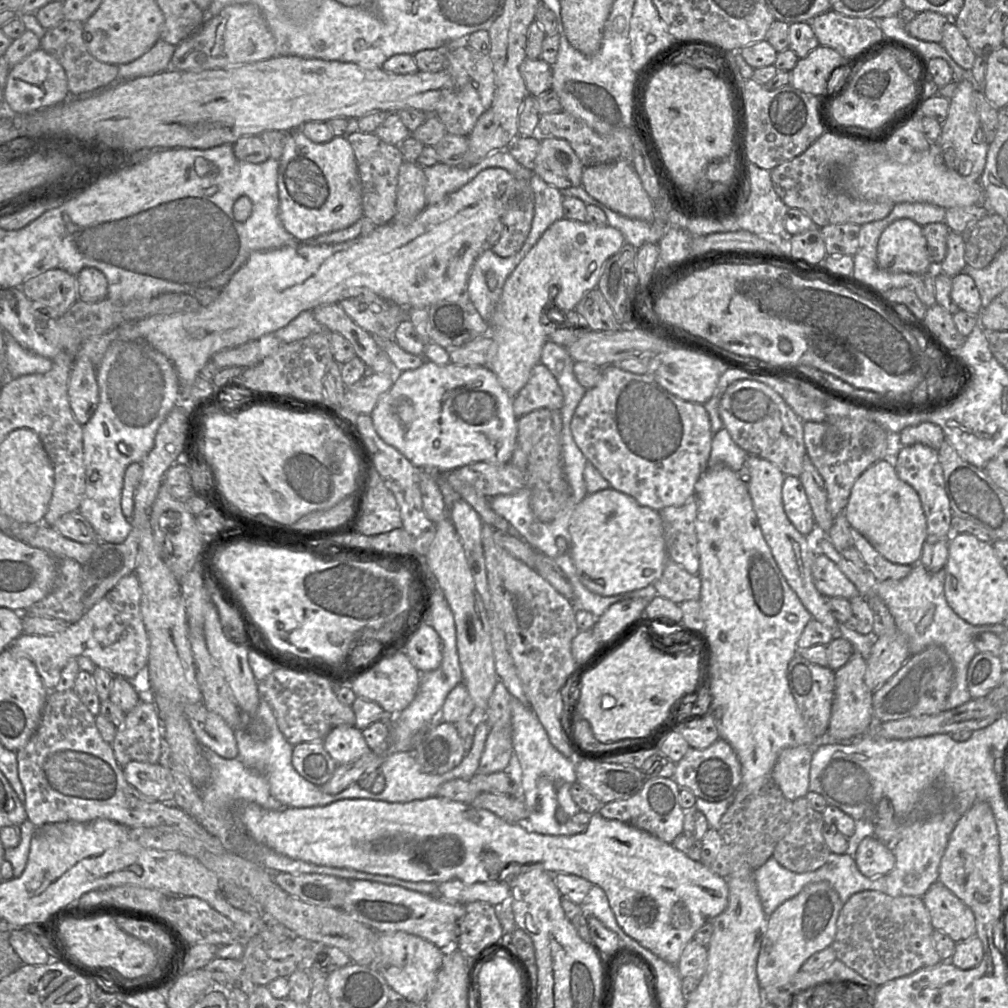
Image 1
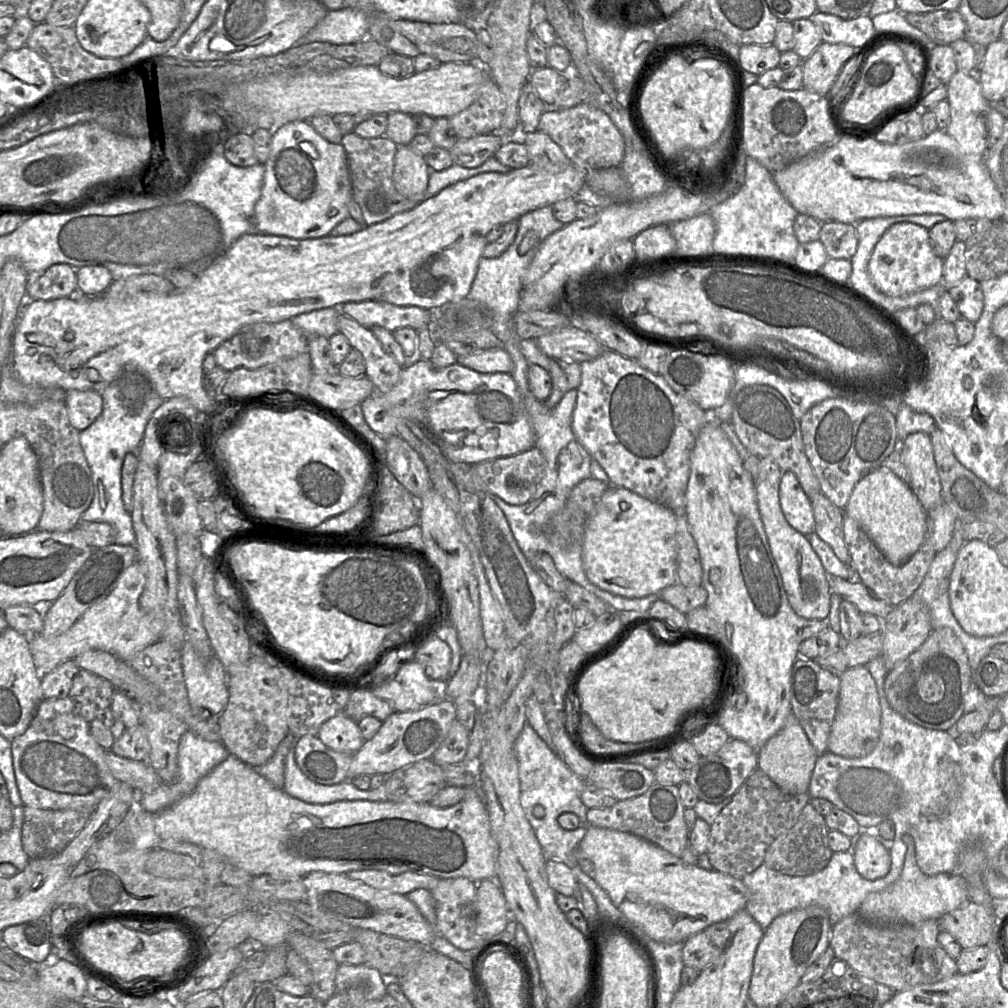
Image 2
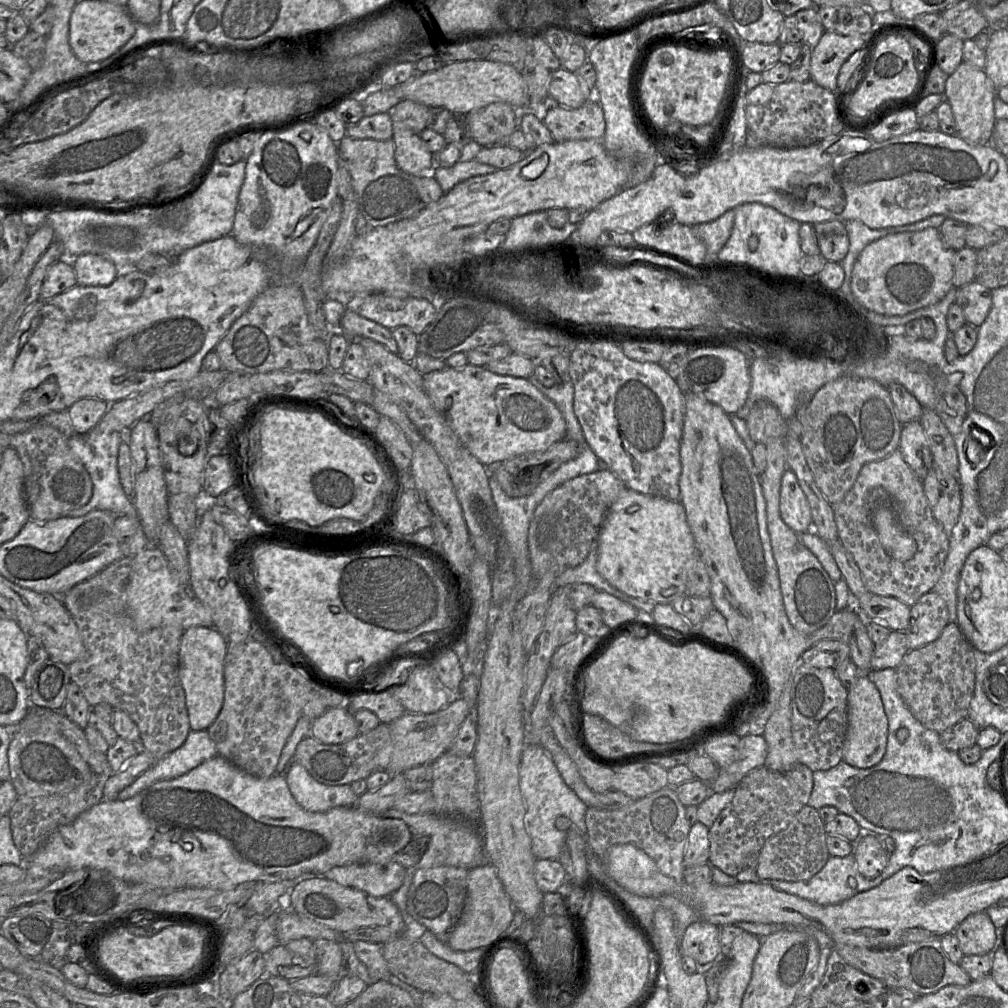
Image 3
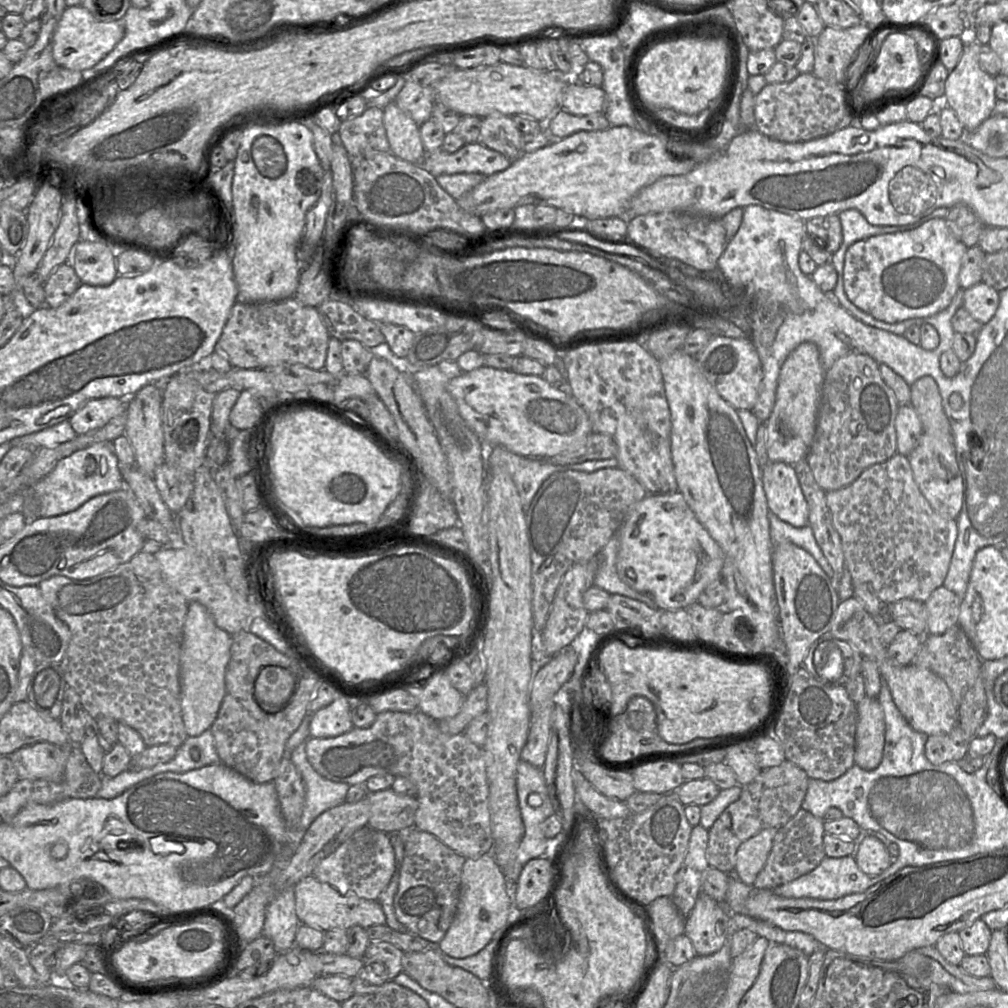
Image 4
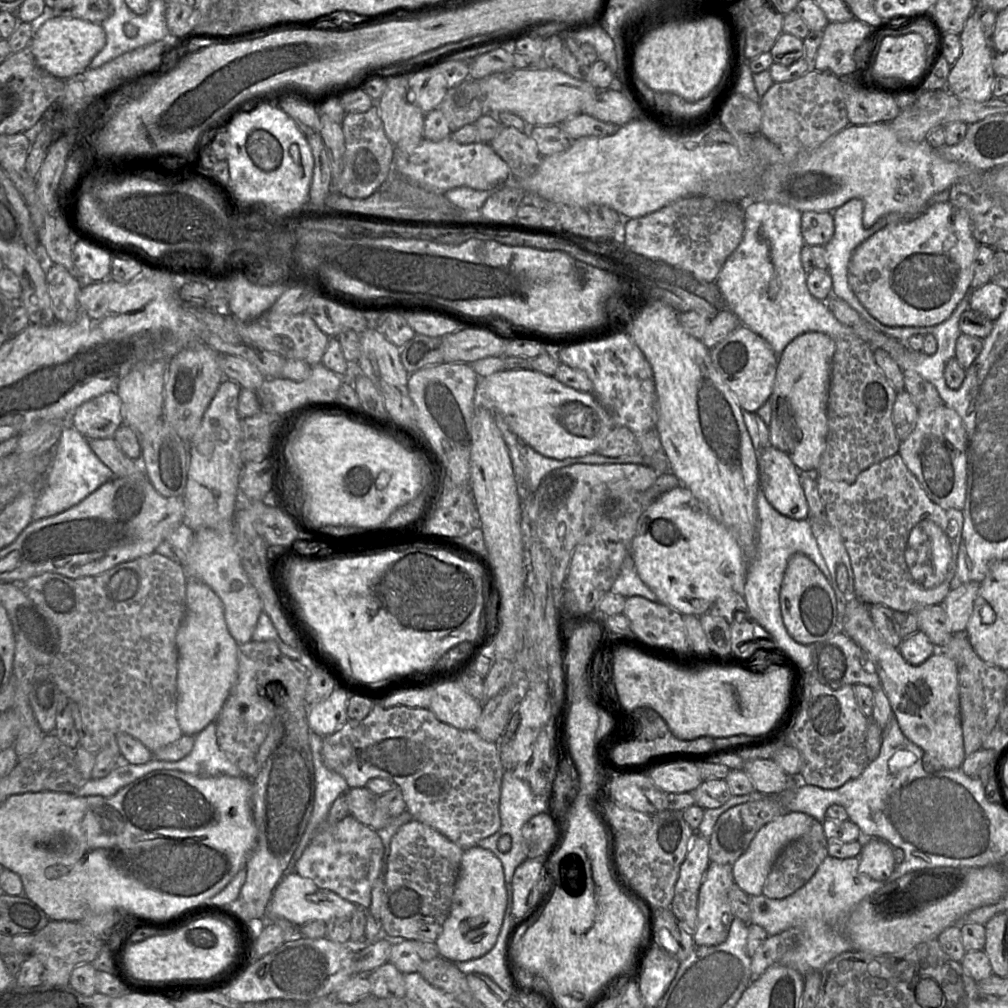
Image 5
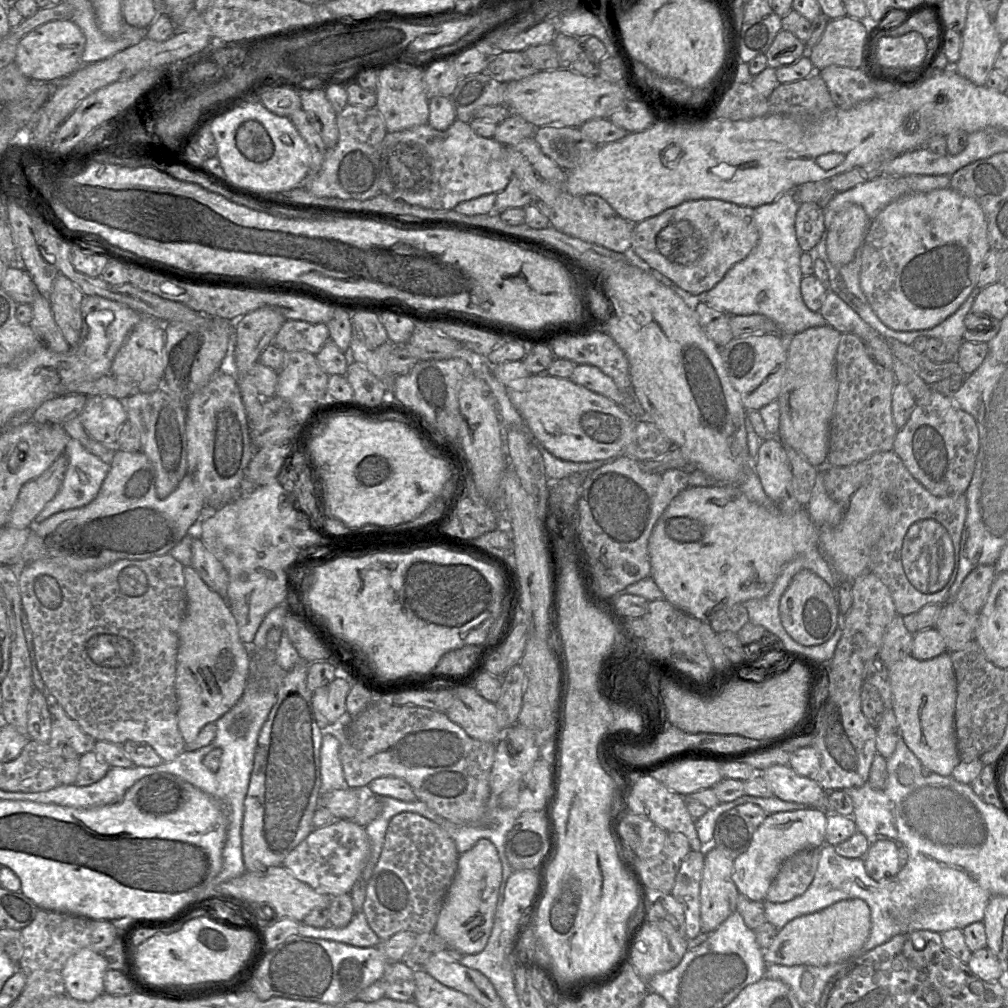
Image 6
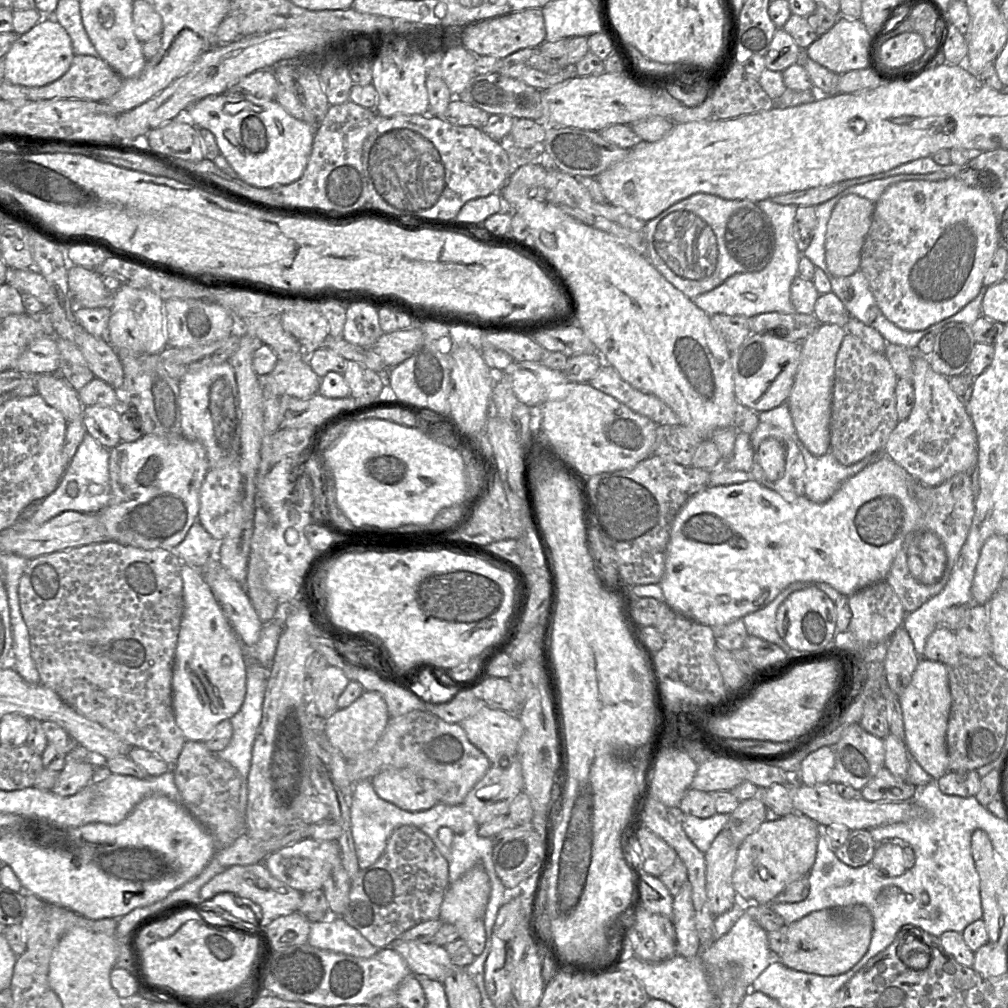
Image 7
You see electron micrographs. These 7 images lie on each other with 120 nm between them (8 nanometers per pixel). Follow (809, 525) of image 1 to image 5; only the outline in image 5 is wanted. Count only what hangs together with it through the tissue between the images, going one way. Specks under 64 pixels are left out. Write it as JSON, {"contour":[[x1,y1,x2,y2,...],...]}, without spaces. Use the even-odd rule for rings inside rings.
{"contour":[[769,445,758,454,760,489,780,514,794,520,808,518,808,503,800,471,784,452]]}

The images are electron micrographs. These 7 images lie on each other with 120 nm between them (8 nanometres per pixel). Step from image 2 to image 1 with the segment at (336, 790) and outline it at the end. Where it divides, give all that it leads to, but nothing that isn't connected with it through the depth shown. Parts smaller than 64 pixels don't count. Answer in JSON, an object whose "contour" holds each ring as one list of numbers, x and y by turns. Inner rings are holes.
{"contour":[[262,697,255,716,245,714,245,727,235,729,235,737,240,761,261,773,269,784,270,794,285,807,315,807,326,806,342,799,373,799,380,800,385,796,385,787,382,792,373,793,353,783,337,794,324,793,319,786,302,777,292,764,293,745,290,744,278,728,276,718,270,705]]}

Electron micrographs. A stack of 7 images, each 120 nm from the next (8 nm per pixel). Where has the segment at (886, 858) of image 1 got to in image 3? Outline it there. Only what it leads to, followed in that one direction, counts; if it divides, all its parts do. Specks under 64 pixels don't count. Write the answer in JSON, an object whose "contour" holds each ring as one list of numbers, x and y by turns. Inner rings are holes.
{"contour":[[875,834,866,835,854,853,858,871,866,878,879,876,888,863,889,854]]}

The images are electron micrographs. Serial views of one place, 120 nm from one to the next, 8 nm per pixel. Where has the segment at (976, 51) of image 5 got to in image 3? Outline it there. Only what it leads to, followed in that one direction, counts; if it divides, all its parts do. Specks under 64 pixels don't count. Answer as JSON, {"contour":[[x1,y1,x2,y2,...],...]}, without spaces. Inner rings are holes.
{"contour":[[963,61,958,68,949,75,944,91,944,100,952,109,957,134,973,145,987,145,991,143,991,136,996,122,994,114,994,100,997,89,985,73,971,63]]}

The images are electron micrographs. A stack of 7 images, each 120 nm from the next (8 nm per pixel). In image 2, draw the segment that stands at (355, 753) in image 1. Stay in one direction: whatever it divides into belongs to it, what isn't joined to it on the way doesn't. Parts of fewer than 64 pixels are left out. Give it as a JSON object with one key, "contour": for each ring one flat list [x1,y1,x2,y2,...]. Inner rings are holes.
{"contour":[[344,709,343,712,332,717,321,725,317,737,324,745,329,747,330,749,349,754,356,753,358,750,360,750,365,742,357,725,357,722,353,721,350,717,348,717,344,713]]}

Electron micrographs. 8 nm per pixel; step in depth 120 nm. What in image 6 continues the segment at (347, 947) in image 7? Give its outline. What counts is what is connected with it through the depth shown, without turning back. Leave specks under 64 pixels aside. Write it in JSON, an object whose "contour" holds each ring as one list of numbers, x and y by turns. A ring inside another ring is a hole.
{"contour":[[363,912,355,913,351,922,342,928,330,925,316,928,301,923,299,934,304,937,332,940,361,948,374,947,381,941,369,926]]}

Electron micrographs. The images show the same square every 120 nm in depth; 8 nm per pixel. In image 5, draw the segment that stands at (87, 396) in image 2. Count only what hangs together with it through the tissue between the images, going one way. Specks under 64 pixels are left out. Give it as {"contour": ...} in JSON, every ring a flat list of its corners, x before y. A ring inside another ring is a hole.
{"contour":[[116,391,106,392,81,404,72,414,70,426,85,438,112,438,124,424,122,402]]}

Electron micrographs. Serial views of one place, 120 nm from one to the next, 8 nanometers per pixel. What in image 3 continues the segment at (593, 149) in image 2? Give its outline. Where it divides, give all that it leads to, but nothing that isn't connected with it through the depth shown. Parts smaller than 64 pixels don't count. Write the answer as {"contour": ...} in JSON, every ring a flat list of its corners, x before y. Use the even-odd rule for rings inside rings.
{"contour":[[594,96,593,99,588,99,586,103,576,109,549,105,542,115,542,121,556,142,602,141,606,132,603,109]]}

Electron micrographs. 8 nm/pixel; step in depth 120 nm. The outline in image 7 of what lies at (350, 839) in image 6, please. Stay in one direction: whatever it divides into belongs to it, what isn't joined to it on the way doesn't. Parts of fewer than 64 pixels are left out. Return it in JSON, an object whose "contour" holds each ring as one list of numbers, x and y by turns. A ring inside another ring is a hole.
{"contour":[[305,838,270,854,263,863,276,879,302,893,309,892,322,889,335,867,341,864,340,847,337,840]]}

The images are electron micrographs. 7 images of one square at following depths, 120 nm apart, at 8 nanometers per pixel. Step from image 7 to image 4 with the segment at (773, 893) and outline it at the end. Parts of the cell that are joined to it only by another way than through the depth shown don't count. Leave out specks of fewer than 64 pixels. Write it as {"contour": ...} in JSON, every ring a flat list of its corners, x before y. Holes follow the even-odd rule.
{"contour":[[764,829,740,845,736,853,734,871,738,873,741,882,748,886,753,885,766,864,774,837,779,829]]}

